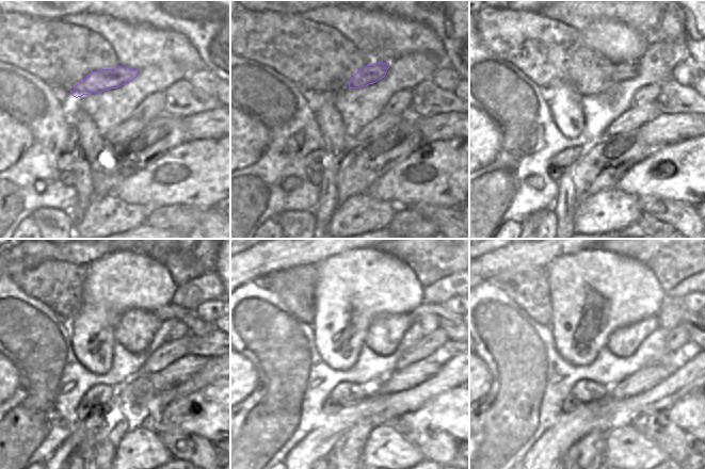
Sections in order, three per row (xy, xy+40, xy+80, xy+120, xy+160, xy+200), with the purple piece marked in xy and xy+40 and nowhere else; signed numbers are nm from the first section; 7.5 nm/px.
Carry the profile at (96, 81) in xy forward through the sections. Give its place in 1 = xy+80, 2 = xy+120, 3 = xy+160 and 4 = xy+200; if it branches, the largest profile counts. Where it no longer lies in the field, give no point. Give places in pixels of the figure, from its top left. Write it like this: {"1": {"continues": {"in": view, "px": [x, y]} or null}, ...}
{"1": {"continues": {"in": "xy+80", "px": [620, 71]}}, "2": {"continues": {"in": "xy+120", "px": [171, 312]}}, "3": {"continues": {"in": "xy+160", "px": [446, 319]}}, "4": {"continues": {"in": "xy+200", "px": [686, 318]}}}

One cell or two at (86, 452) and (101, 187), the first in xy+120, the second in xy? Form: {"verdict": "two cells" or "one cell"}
{"verdict": "two cells"}

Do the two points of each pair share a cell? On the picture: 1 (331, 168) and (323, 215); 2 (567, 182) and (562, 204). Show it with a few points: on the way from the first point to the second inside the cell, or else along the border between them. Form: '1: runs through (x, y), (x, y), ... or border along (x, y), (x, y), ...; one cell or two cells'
1: runs through (329, 180), (327, 204); one cell
2: runs through (565, 188), (564, 198); one cell

